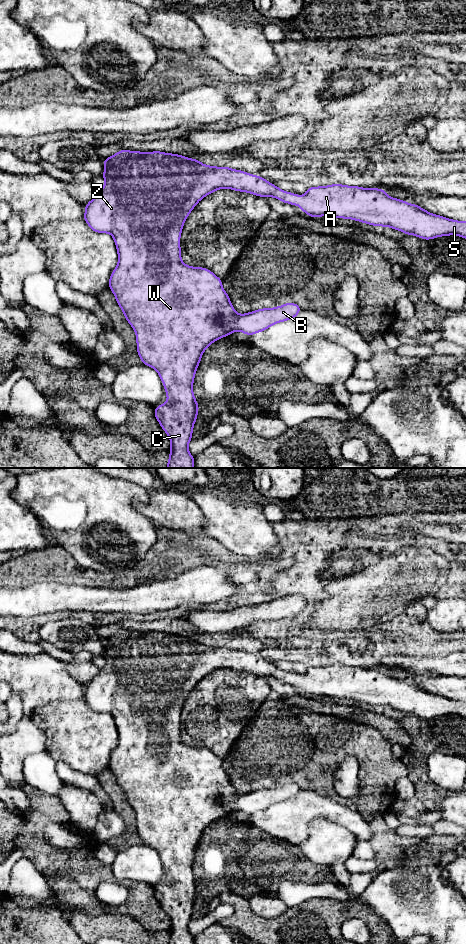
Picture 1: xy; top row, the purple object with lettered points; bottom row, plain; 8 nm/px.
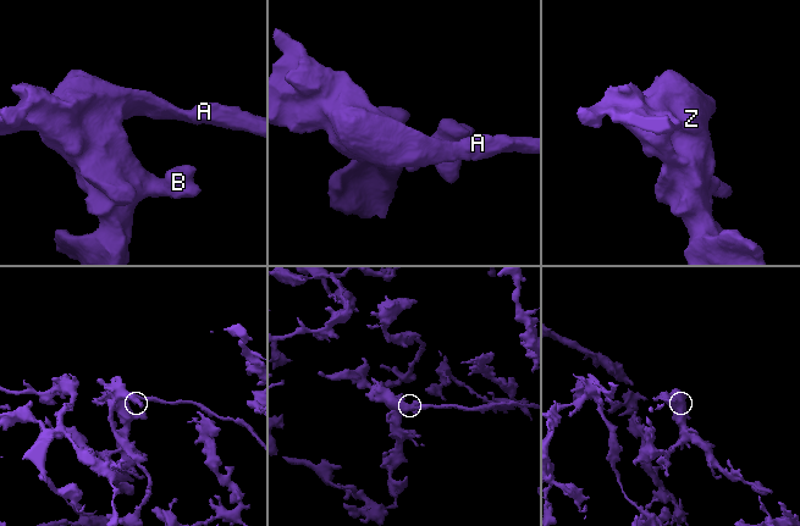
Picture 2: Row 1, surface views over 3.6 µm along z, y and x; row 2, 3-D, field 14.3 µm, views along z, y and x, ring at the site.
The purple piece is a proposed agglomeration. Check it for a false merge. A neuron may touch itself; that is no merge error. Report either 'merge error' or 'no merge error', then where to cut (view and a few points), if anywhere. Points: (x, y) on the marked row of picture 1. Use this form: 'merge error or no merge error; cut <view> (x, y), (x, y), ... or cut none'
no merge error; cut none

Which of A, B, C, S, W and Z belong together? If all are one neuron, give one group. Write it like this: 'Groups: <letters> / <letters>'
Groups: A B C S W Z

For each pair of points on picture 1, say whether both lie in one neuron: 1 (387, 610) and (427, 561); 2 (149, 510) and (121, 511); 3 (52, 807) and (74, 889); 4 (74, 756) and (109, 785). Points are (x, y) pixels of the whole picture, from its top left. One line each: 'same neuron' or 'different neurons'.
1: same neuron
2: different neurons
3: same neuron
4: different neurons

